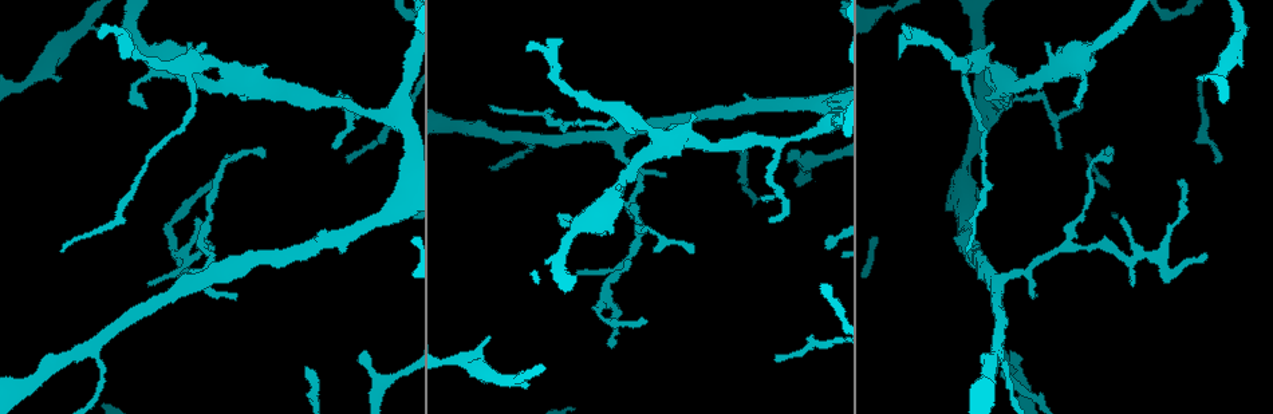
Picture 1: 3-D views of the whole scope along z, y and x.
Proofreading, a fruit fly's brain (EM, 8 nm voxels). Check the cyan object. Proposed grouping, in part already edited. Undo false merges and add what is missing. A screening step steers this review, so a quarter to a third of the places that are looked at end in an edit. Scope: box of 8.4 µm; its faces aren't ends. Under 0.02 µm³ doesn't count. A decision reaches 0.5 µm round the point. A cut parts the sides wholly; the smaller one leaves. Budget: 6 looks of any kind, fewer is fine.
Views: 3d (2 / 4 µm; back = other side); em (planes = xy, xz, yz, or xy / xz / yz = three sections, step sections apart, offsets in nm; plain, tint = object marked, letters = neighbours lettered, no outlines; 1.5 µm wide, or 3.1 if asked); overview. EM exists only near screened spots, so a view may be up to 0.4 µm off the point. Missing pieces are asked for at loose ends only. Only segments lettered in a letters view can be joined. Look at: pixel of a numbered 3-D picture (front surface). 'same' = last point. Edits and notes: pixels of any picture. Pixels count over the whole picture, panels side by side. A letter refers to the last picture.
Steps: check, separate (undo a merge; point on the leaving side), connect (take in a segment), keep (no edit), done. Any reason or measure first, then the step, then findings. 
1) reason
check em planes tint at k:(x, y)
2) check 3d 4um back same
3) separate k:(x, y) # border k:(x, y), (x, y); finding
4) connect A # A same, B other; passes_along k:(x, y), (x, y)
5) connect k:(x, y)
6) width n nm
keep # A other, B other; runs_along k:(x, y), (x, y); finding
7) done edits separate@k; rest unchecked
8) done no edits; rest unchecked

two arms in line, one across
check em xy step 4 tint at 1:(628, 204)

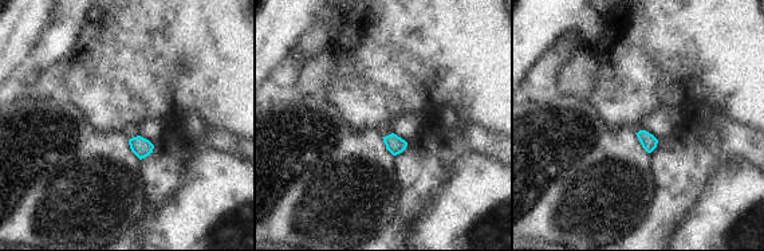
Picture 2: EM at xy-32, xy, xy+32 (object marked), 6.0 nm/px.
check em xz step 4 letters same

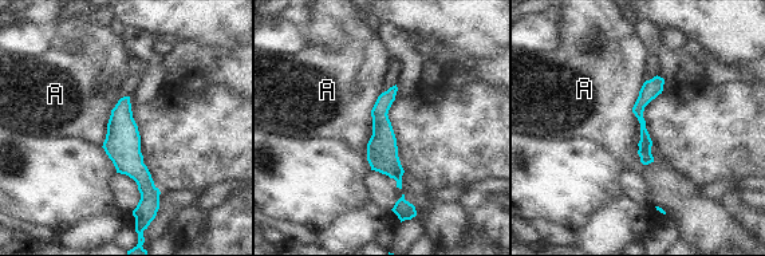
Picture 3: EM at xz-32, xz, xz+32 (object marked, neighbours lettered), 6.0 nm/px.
width 50 nm
keep # A other; border 3:(645, 82), (633, 113), (647, 165); one cell here

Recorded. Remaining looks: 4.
thin end
check em xy step 8 tint at 1:(263, 155)

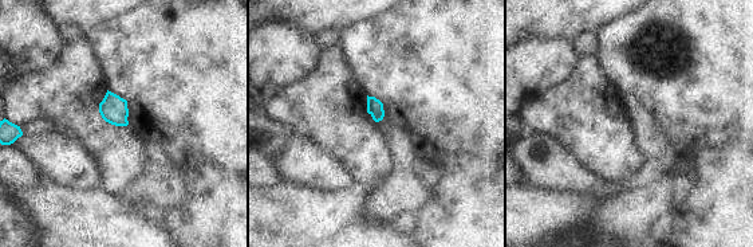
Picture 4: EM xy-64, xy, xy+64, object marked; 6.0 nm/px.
check em planes letters same

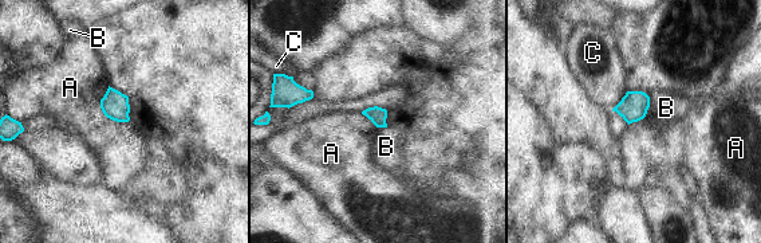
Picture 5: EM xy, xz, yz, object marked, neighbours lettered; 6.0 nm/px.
keep # A other, B other, C other; border 5:(107, 86), (101, 110), (127, 122); no lettered segment goes on from it

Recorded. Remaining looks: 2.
free end
check em planes letters at 1:(1204, 255)

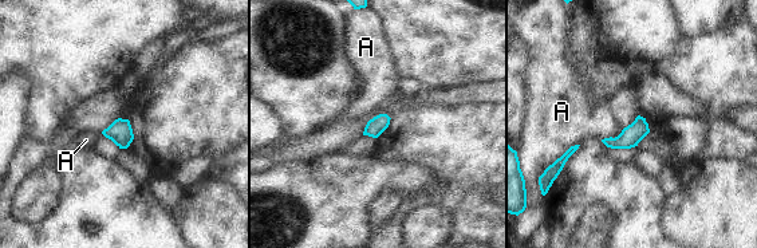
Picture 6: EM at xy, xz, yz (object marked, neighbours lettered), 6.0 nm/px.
keep # A other; border 6:(579, 144), (571, 145), (551, 165); no lettered segment goes on from it

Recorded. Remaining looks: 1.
done no edits; rest unchecked

